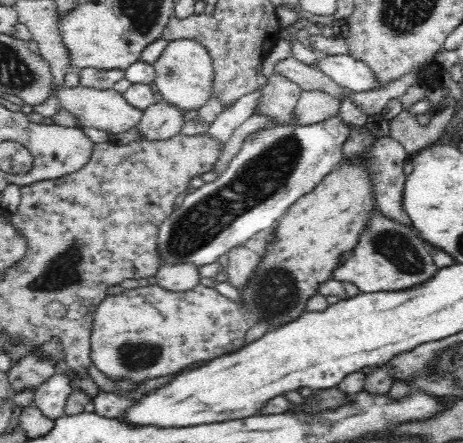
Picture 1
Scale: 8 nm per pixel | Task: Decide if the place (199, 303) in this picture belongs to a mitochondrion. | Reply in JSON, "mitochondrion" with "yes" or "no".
{"mitochondrion":"no"}

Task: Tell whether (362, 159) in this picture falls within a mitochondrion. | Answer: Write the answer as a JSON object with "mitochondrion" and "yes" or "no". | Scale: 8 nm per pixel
{"mitochondrion":"no"}

